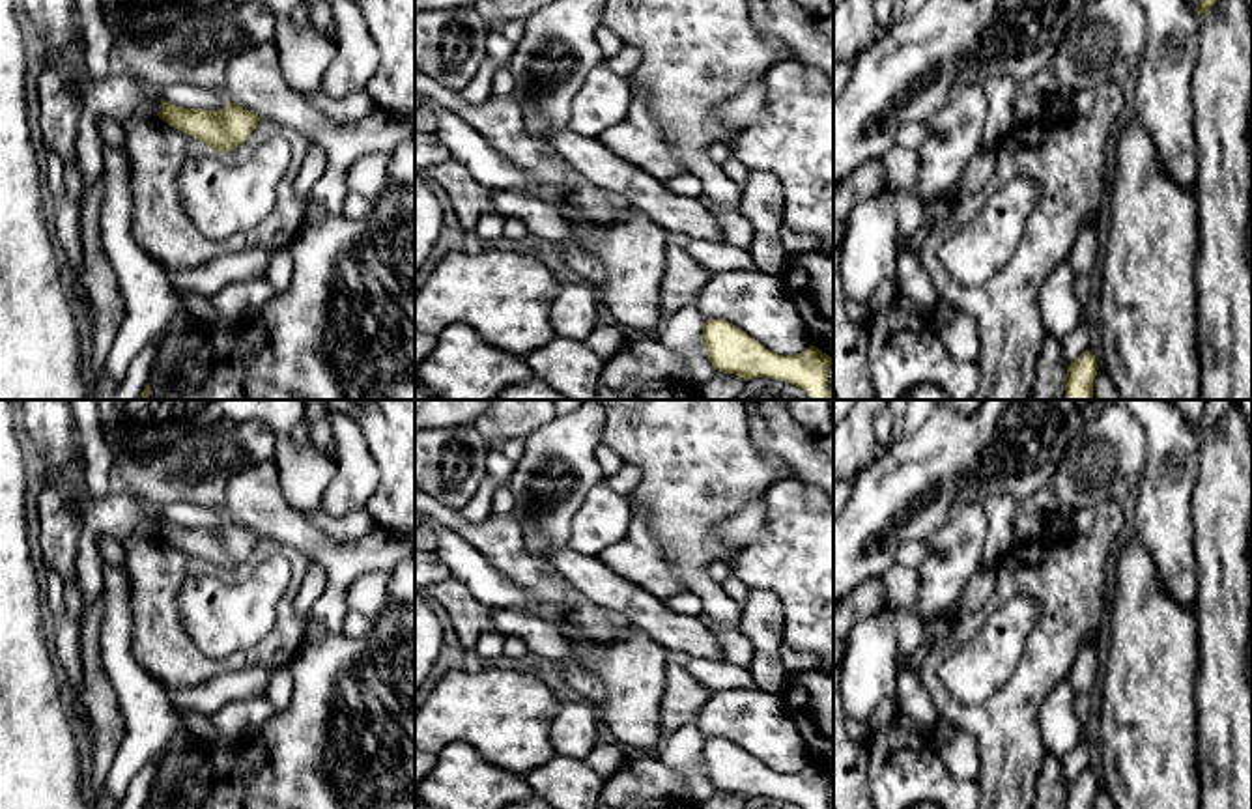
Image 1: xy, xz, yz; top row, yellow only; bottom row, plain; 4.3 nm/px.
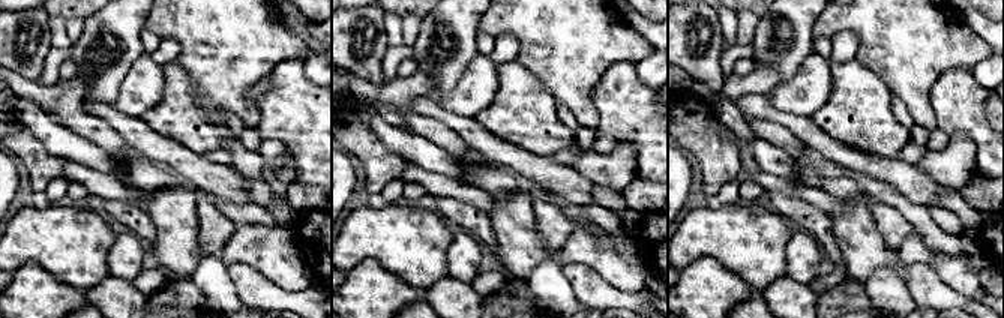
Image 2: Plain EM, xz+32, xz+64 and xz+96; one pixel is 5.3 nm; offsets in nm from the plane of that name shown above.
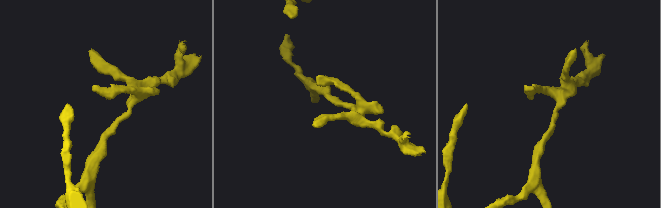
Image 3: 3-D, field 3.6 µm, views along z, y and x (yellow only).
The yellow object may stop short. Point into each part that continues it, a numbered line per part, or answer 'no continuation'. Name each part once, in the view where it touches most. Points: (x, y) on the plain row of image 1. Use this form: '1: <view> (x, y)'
no continuation

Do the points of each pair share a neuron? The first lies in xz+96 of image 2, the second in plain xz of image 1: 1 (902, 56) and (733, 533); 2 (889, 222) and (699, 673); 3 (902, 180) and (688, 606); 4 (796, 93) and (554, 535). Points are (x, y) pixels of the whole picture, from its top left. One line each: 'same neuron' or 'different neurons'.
1: different neurons
2: different neurons
3: different neurons
4: different neurons

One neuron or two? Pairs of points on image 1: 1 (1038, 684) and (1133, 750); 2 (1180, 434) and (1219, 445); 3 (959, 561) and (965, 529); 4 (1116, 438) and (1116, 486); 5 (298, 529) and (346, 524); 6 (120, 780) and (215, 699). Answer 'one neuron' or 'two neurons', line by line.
1: two neurons
2: two neurons
3: one neuron
4: one neuron
5: two neurons
6: two neurons

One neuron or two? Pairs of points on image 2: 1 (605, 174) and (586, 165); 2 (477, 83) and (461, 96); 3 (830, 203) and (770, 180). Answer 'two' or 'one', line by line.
1: one
2: one
3: one

